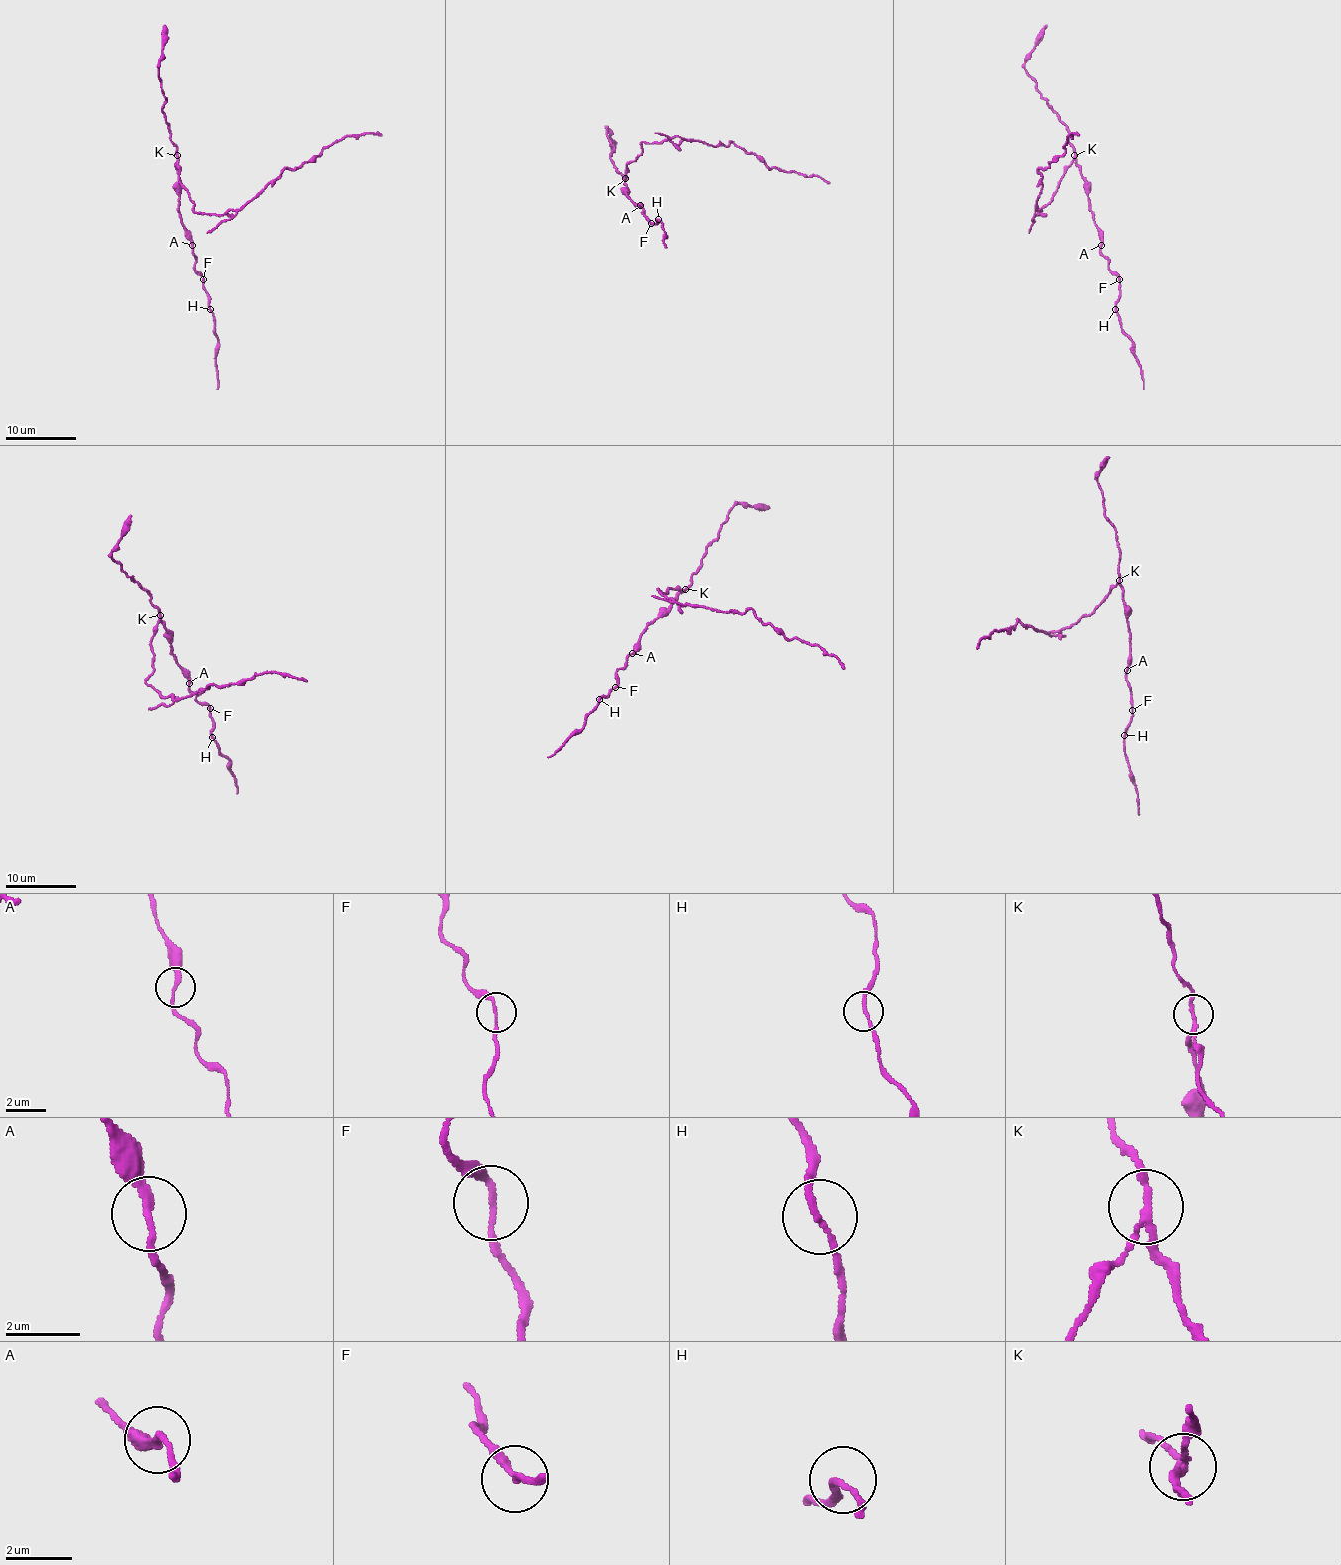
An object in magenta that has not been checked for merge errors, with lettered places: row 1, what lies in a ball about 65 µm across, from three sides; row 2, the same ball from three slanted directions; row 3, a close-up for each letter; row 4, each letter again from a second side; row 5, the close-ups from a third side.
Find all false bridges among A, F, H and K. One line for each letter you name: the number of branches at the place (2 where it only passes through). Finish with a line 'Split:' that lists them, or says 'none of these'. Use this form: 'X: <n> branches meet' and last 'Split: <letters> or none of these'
K: 3 branches meet
Split: K

